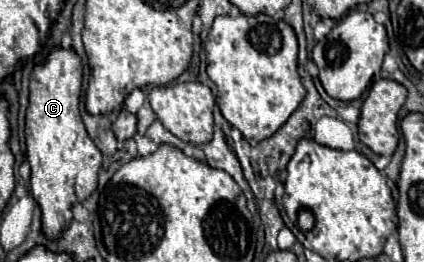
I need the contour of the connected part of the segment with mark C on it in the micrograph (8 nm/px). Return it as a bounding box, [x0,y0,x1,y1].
[26,46,102,238]

